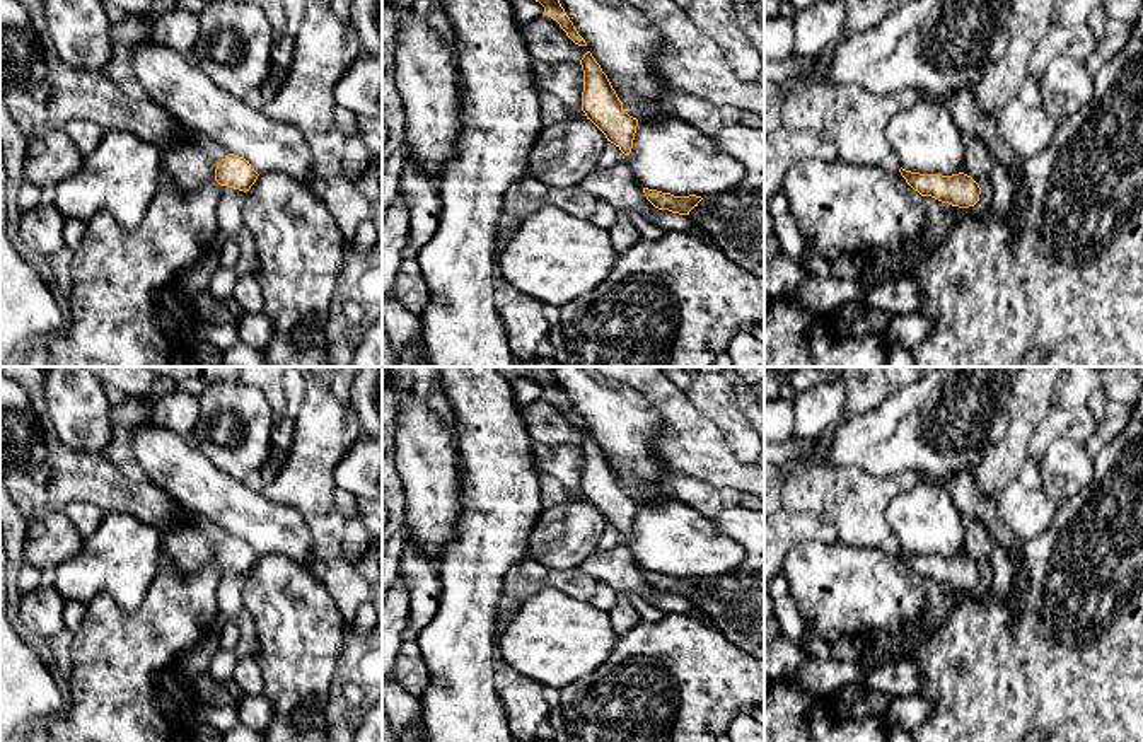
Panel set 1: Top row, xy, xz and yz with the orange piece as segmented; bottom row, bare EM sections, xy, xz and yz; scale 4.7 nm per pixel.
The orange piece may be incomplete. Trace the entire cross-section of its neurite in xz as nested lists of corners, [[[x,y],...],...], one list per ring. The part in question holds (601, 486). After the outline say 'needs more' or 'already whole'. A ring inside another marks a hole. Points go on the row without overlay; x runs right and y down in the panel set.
[[[590,433],[580,442],[583,452],[582,493],[624,537],[631,536],[638,501],[623,491],[607,457]]] | already whole

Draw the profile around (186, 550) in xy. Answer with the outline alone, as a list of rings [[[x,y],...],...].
[[[184,510],[191,522],[162,532],[162,563],[169,563],[181,577],[200,573],[215,561],[217,546],[200,530],[200,517]]]

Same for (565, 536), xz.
[[[590,501],[546,505],[532,527],[529,556],[556,570],[580,568],[606,527],[606,517]]]

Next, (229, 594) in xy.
[[[222,568],[222,578],[218,583],[218,612],[222,612],[229,621],[234,621],[244,609],[242,587],[246,575],[235,570]]]

